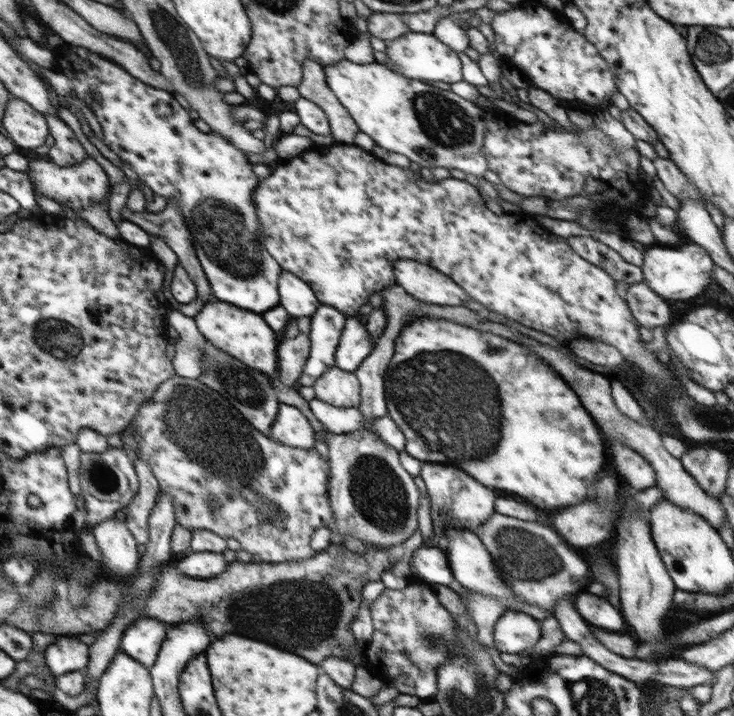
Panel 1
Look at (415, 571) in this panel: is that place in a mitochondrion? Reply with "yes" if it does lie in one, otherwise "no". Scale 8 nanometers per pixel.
no

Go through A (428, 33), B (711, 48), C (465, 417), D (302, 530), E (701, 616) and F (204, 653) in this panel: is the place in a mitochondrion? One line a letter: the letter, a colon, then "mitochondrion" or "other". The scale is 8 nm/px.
A: other
B: mitochondrion
C: mitochondrion
D: other
E: other
F: other

